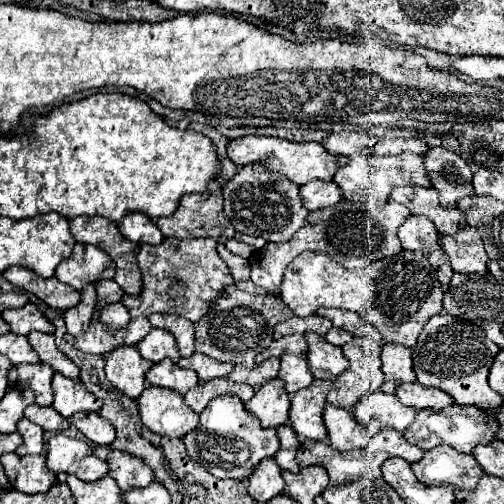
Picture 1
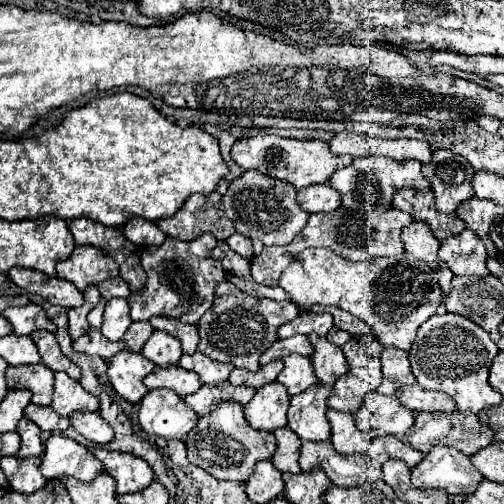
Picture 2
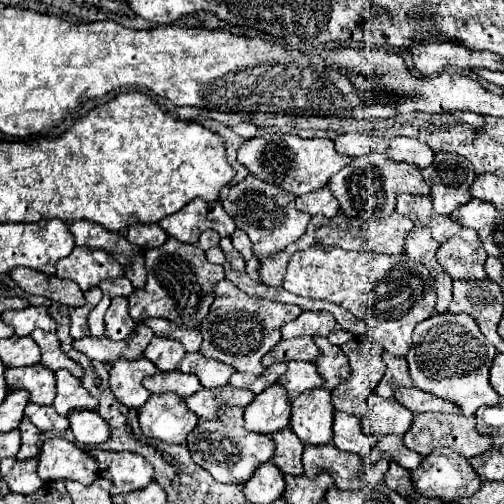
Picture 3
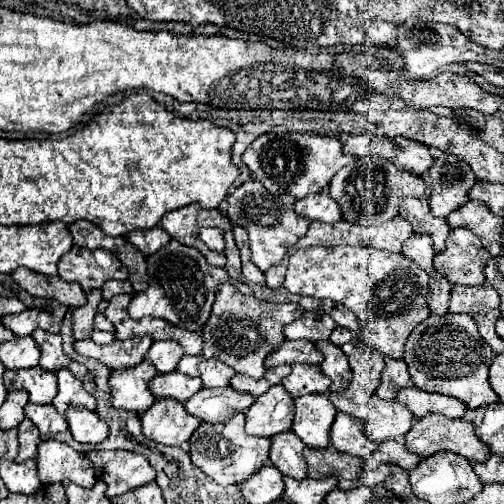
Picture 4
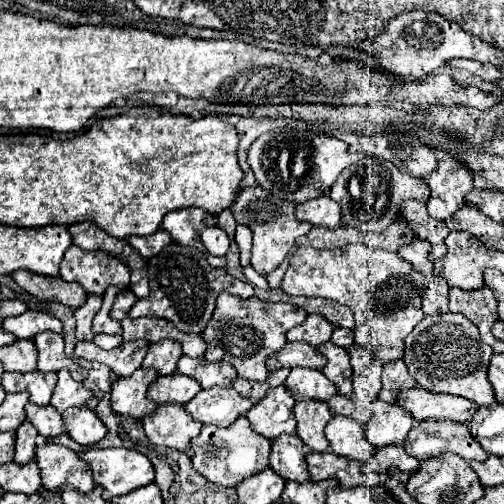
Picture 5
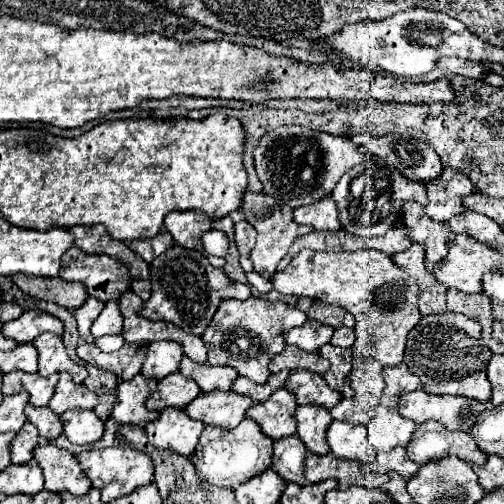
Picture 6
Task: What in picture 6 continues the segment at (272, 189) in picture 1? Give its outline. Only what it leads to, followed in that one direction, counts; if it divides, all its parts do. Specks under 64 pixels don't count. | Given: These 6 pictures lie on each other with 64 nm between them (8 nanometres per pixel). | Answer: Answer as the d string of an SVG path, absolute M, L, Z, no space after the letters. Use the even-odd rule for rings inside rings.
M246 192L244 194L244 200L240 204L240 210L244 214L244 220L250 222L258 236L256 236L256 246L252 248L252 264L254 264L254 270L258 274L262 274L264 278L272 278L274 272L276 272L276 264L288 254L292 242L298 238L298 236L304 236L308 232L312 232L314 228L312 226L300 226L294 222L292 218L292 208L288 208L288 204L280 204L280 200L264 194L264 192Z

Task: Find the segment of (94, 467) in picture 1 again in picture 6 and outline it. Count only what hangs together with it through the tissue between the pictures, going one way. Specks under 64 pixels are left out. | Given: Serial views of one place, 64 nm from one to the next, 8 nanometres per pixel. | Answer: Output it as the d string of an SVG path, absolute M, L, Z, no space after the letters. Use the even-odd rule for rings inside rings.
M54 444L36 446L34 460L44 470L44 488L50 492L70 492L74 496L82 496L92 488L88 476L80 468L74 454Z

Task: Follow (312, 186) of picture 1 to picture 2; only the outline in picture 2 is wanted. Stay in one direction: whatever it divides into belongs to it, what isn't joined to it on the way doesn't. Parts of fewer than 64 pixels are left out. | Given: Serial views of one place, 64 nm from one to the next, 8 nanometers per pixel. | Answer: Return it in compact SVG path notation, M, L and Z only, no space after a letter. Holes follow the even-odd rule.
M312 184L312 188L298 190L298 204L306 212L332 212L340 206L340 194L330 184Z

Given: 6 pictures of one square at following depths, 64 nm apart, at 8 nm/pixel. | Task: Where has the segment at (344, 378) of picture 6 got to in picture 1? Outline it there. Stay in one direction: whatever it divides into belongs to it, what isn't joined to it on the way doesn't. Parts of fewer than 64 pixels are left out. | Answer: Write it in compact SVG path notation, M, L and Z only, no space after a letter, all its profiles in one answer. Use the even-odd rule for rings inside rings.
M306 332L304 336L308 342L308 352L306 352L308 370L312 372L314 378L334 380L334 376L338 376L348 368L348 360L344 358L338 346L326 342L324 336L314 332Z

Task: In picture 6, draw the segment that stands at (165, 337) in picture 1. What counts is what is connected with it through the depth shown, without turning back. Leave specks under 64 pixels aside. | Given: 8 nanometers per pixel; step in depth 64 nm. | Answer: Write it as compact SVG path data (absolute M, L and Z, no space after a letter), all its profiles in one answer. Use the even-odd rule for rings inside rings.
M152 342L148 346L148 354L142 364L142 374L162 380L168 374L178 372L182 354L184 352L178 342Z

